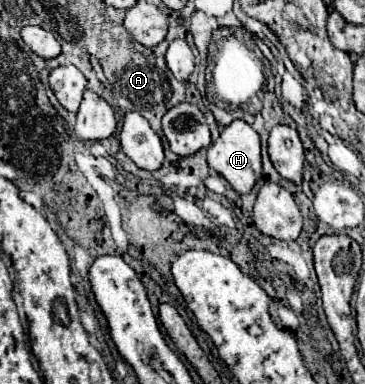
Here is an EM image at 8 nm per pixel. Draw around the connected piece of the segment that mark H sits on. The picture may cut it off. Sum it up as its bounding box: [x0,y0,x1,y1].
[208,119,262,195]

